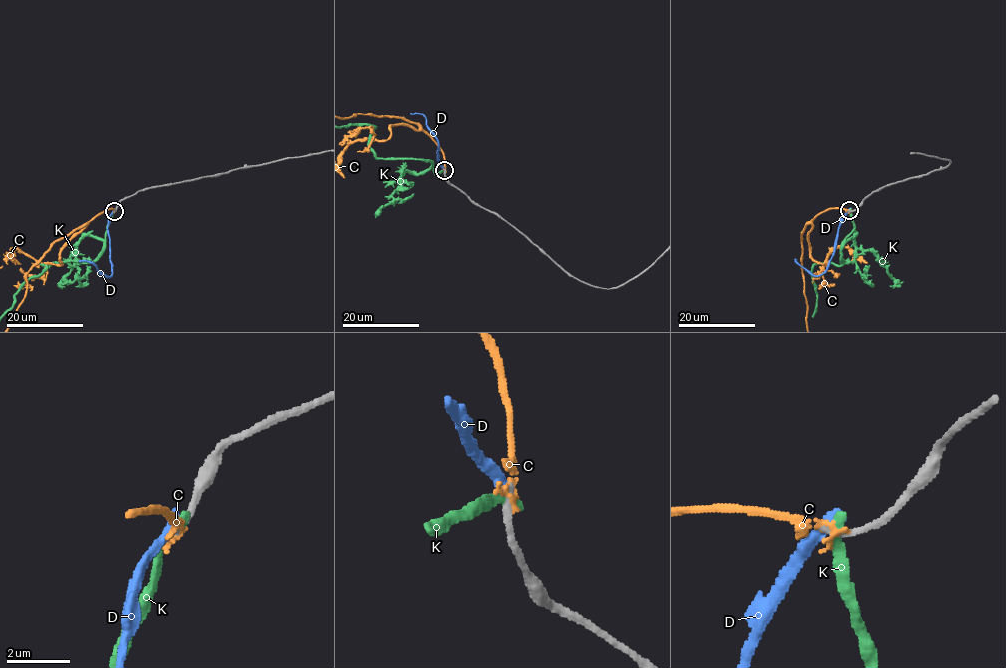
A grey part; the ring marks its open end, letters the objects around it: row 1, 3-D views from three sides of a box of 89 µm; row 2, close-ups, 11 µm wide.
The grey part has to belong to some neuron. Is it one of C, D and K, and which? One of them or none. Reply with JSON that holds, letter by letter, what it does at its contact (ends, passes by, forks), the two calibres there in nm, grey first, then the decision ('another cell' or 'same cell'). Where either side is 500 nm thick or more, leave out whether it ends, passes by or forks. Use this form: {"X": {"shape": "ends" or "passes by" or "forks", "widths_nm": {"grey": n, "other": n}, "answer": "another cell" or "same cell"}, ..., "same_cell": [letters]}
{"C": {"shape": "ends", "widths_nm": {"grey": 260, "other": 190}, "answer": "same cell"}, "D": {"shape": "ends", "widths_nm": {"grey": 240, "other": 380}, "answer": "another cell"}, "K": {"shape": "ends", "widths_nm": {"grey": 280, "other": 320}, "answer": "another cell"}, "same_cell": ["C"]}

